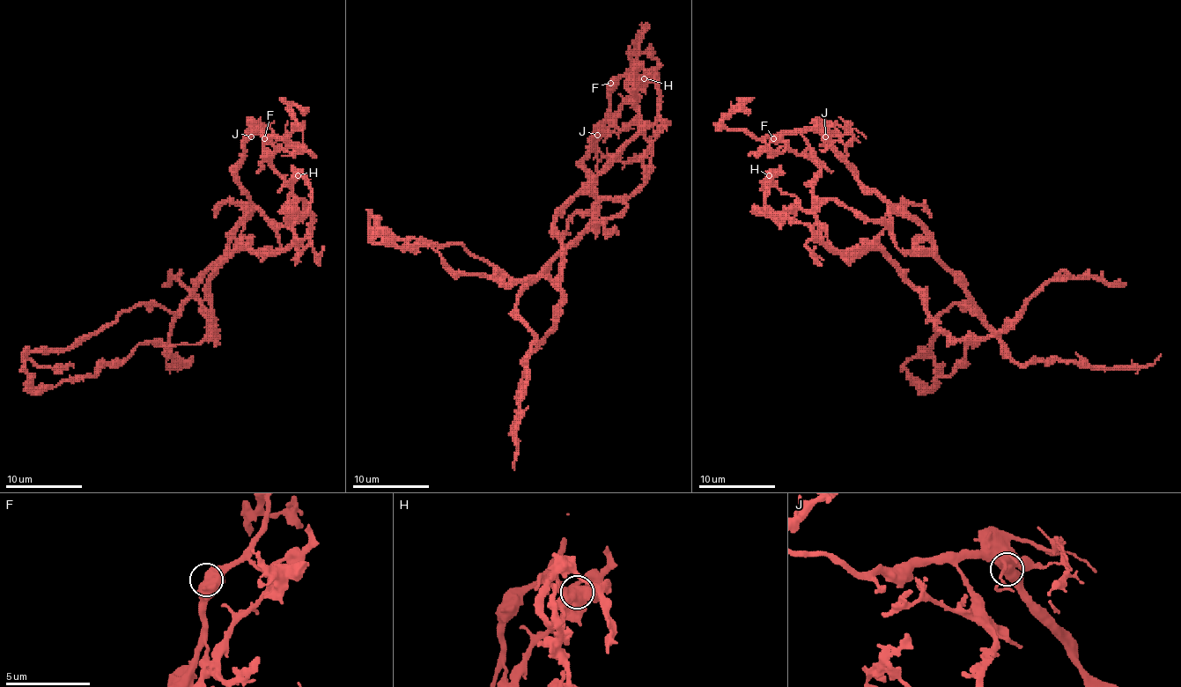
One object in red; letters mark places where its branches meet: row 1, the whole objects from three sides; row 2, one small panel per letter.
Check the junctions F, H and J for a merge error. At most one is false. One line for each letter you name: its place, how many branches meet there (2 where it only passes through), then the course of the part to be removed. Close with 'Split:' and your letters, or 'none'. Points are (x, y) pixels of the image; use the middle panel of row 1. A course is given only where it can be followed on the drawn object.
H: (644, 78) | 3 | (644, 78), (657, 75), (657, 119), (561, 211), (553, 279), (459, 275), (430, 247), (397, 247), (380, 227)
Split: H

